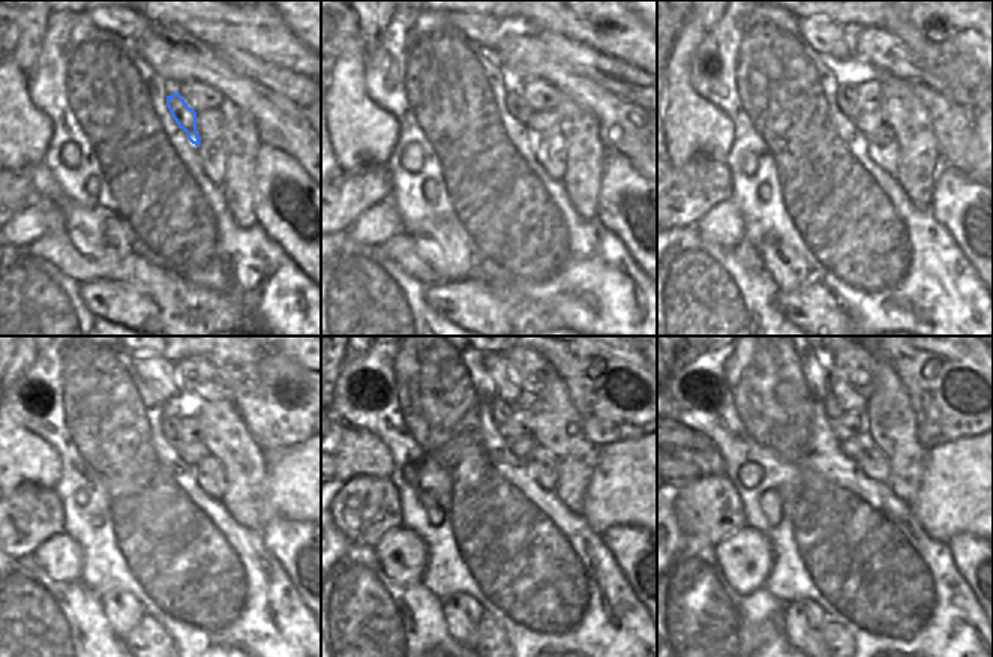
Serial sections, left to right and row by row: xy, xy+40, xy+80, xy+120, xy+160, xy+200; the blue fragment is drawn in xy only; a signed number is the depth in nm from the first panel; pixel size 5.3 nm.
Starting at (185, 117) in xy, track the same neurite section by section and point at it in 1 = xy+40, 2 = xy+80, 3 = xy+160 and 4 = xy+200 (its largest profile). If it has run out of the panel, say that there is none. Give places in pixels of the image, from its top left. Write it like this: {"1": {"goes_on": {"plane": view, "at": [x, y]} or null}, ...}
{"1": {"goes_on": {"plane": "xy+40", "at": [515, 105]}}, "2": {"goes_on": {"plane": "xy+80", "at": [845, 95]}}, "3": {"goes_on": {"plane": "xy+160", "at": [501, 410]}}, "4": {"goes_on": {"plane": "xy+200", "at": [834, 410]}}}

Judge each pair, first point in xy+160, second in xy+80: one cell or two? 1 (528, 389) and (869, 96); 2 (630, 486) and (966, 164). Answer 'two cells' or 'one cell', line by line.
1: two cells
2: one cell

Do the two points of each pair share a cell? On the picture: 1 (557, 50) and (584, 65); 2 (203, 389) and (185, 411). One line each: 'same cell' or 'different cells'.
1: same cell
2: different cells

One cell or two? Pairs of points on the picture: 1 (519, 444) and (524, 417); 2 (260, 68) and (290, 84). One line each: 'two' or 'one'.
1: two
2: one

